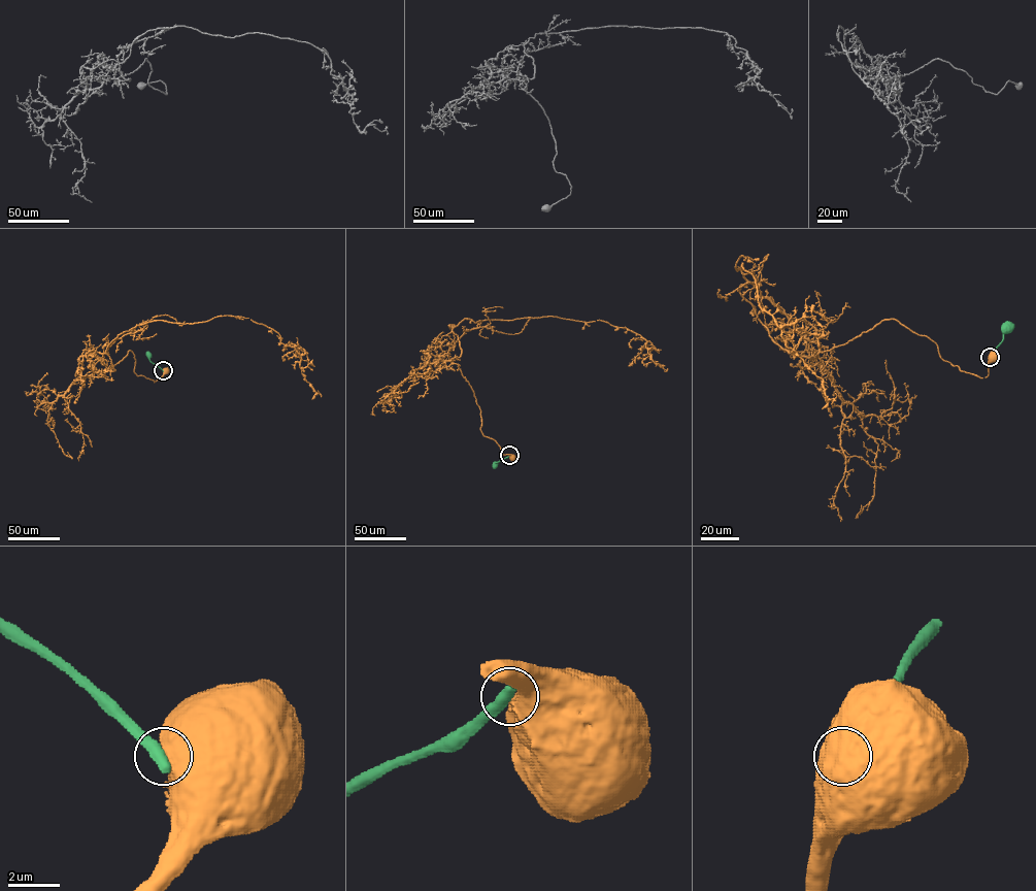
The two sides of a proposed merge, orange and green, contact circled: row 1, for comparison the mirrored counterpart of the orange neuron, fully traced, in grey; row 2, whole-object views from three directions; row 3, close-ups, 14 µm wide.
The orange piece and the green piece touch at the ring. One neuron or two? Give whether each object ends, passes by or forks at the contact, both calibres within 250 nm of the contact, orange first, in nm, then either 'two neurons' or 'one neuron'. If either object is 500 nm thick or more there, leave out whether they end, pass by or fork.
600/550 nm | two neurons

